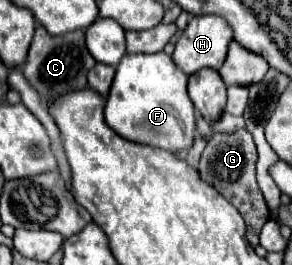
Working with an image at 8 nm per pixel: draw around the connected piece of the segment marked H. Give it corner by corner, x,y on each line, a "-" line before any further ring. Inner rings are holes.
193,16
175,44
175,66
193,76
203,68
219,70
225,62
229,40
233,40
231,26
219,16

